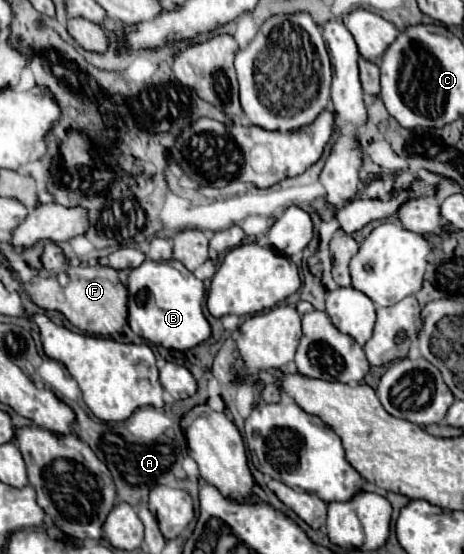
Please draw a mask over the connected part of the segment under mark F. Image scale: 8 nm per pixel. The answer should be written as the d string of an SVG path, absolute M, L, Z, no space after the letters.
M47 245L47 251L43 255L43 265L49 273L55 273L61 267L65 267L69 283L59 285L55 277L41 277L41 275L33 277L33 281L23 287L39 307L61 311L77 329L85 333L113 337L123 331L123 327L127 325L127 287L119 279L119 273L115 269L101 267L101 265L71 267L67 259L63 257L63 251L57 245Z

